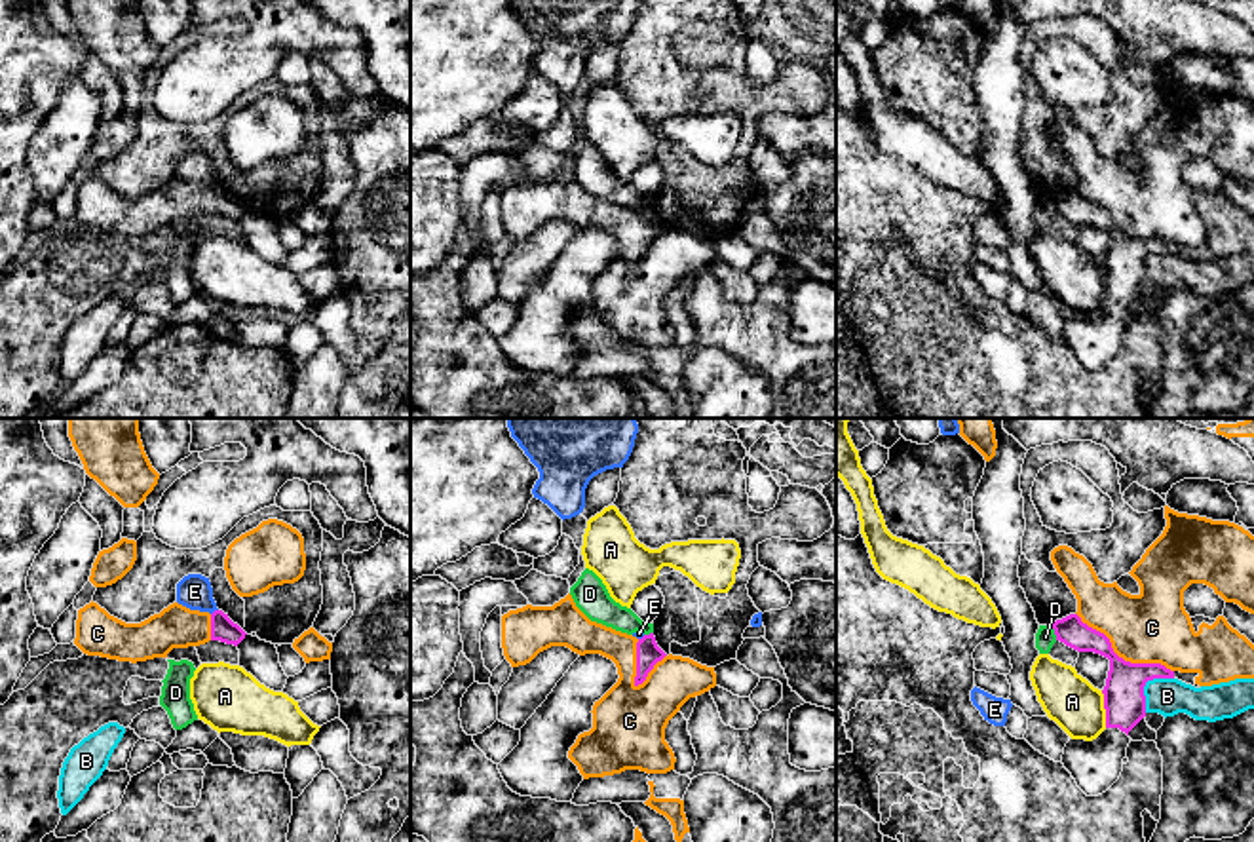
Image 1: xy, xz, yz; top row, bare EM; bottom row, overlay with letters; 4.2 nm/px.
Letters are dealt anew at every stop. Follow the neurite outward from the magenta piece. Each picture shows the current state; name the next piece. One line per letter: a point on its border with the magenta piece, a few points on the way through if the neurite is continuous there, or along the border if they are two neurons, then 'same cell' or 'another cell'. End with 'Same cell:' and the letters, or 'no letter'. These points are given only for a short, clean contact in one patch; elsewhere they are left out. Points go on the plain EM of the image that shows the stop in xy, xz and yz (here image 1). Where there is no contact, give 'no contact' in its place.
A: contact yz (1104, 282); border yz (1101, 265), (1106, 301); another cell
B: contact yz (1144, 259); another cell
C: contact yz (1121, 232); same cell
D: contact yz (1055, 208); border yz (1051, 200), (1057, 213); another cell
E: contact xy (213, 187); border xy (217, 183), (211, 189); another cell
Same cell: C

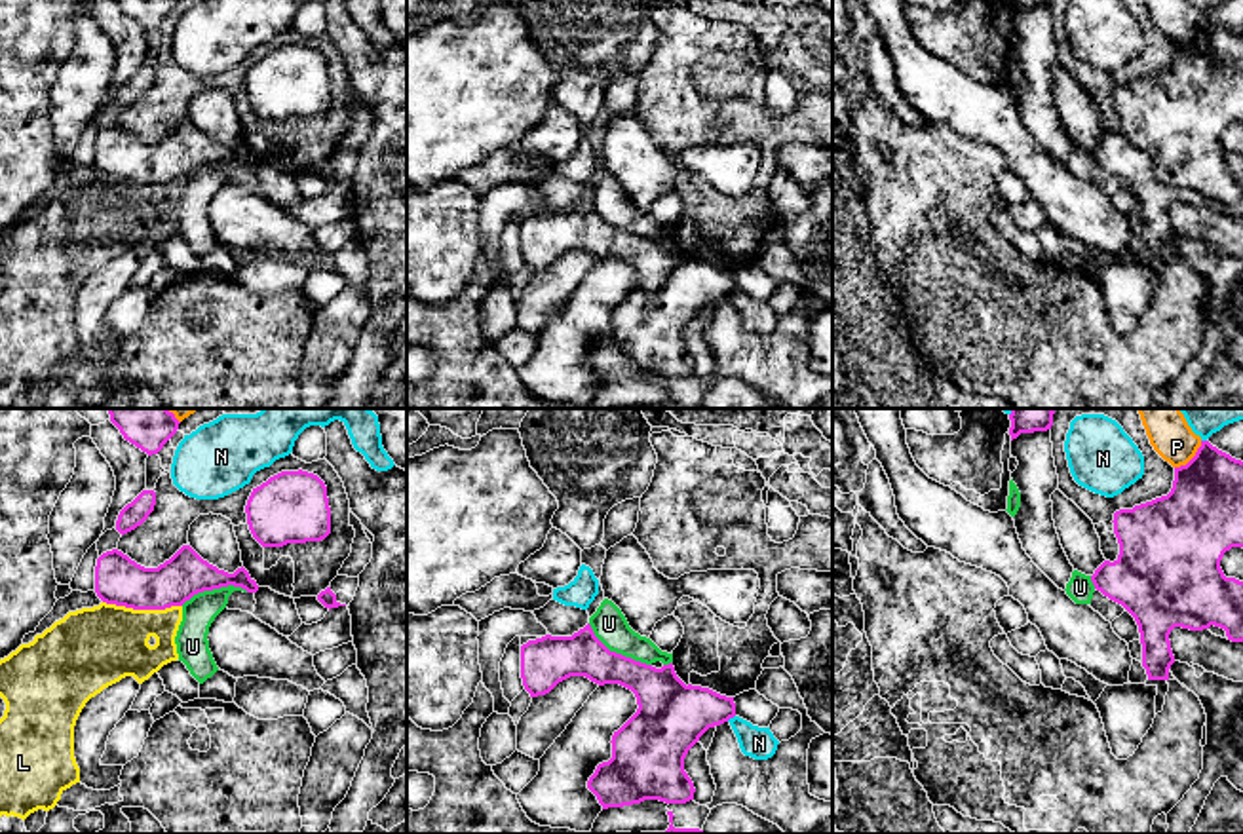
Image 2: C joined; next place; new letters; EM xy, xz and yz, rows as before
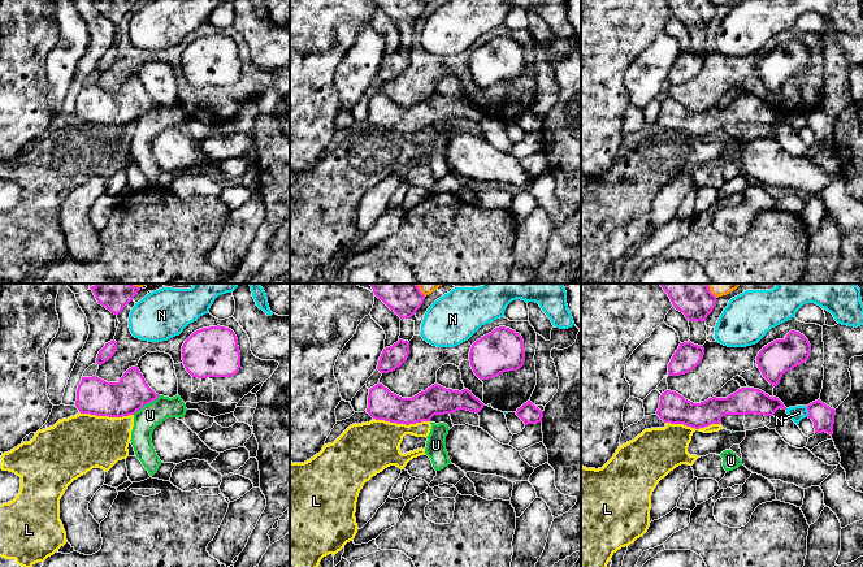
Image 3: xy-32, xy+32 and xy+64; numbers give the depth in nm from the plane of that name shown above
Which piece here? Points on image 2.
L: contact xy (143, 183); border xy (103, 175), (133, 183), (181, 181); another cell
N: contact xz (730, 291); another cell
P: contact yz (1192, 33); another cell
U: contact xz (618, 228); another cell
Same cell: no letter

